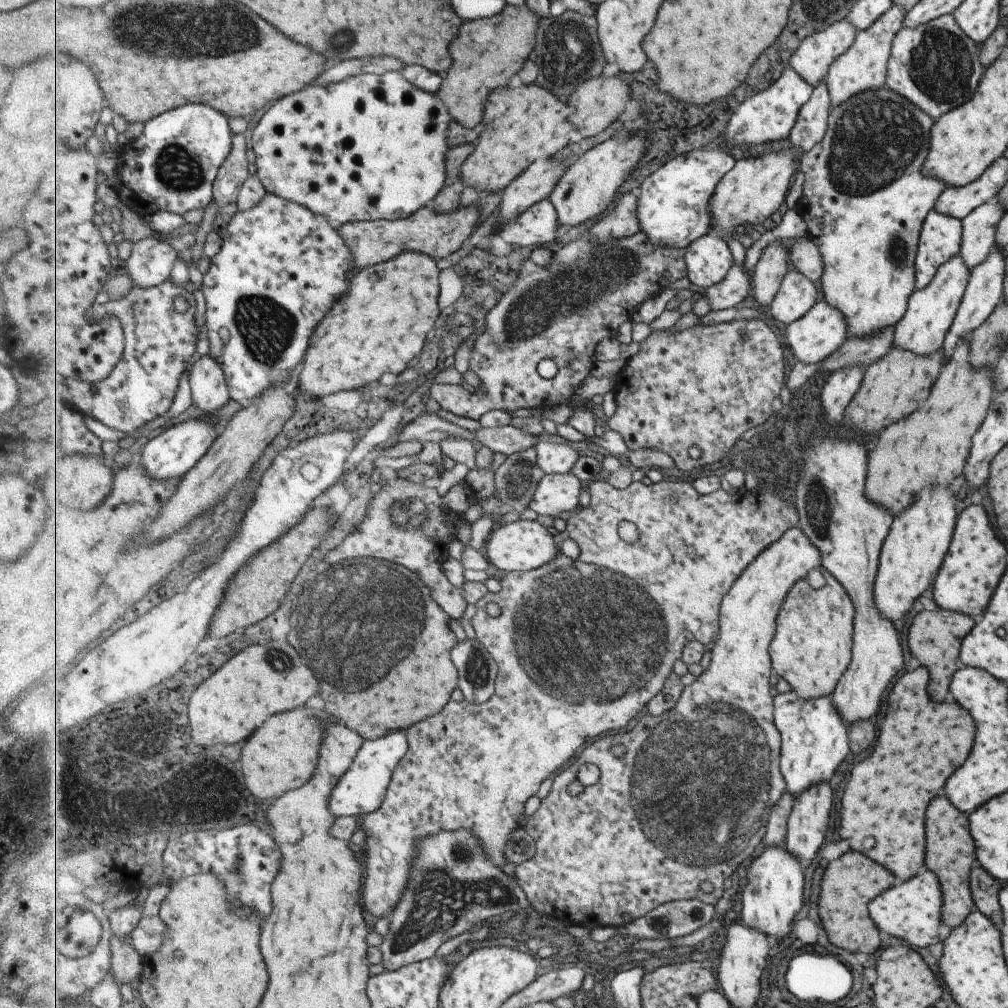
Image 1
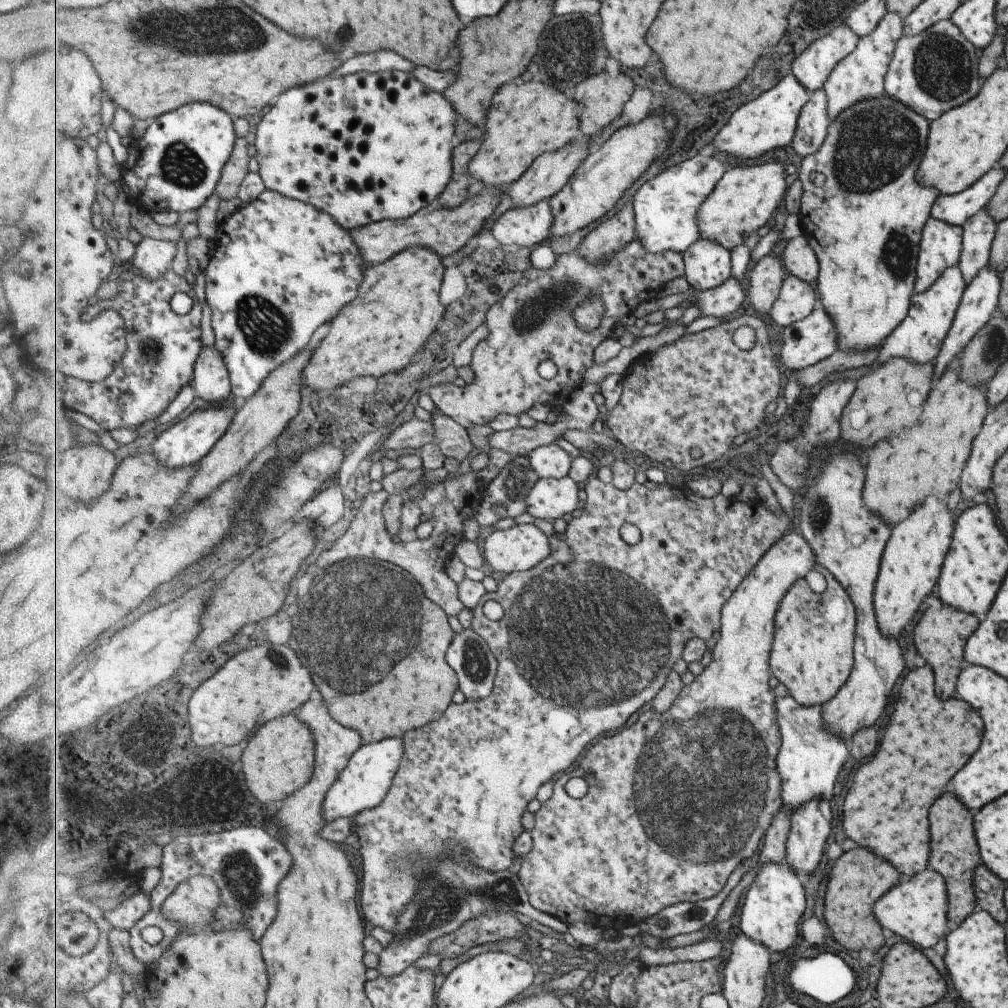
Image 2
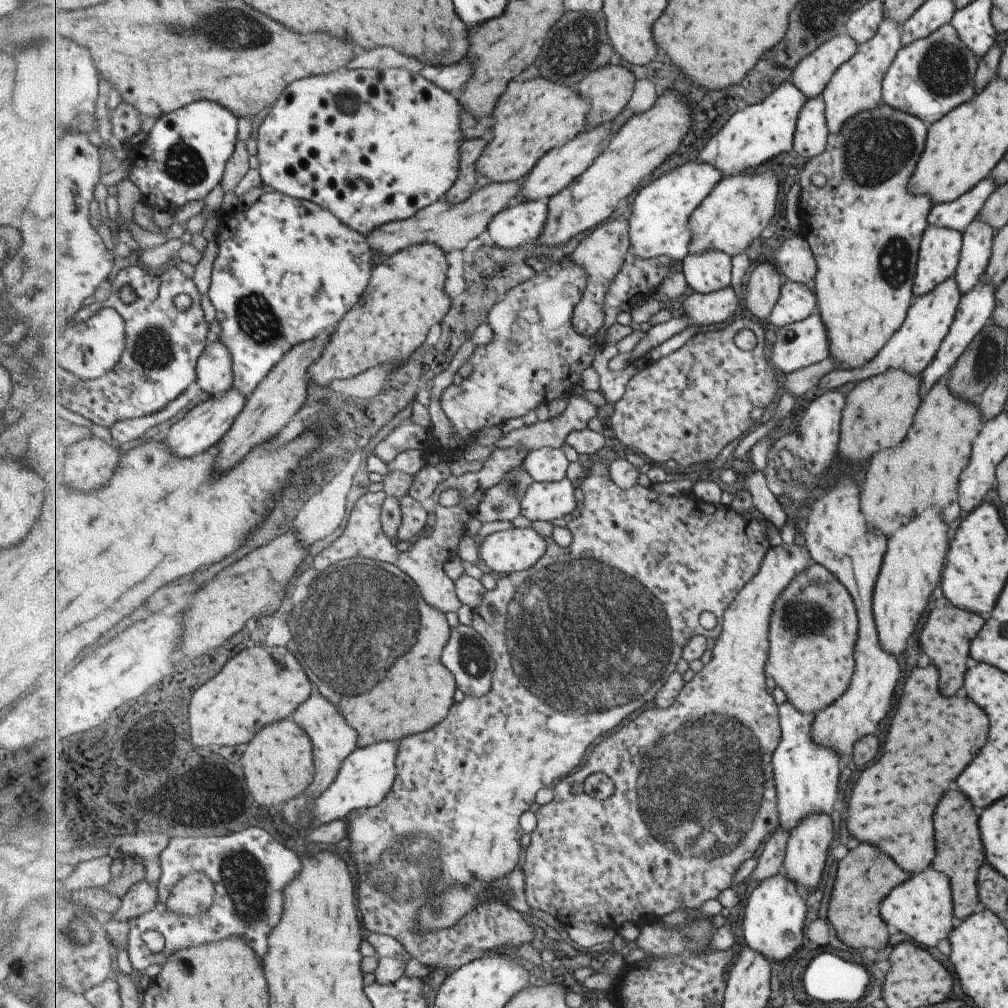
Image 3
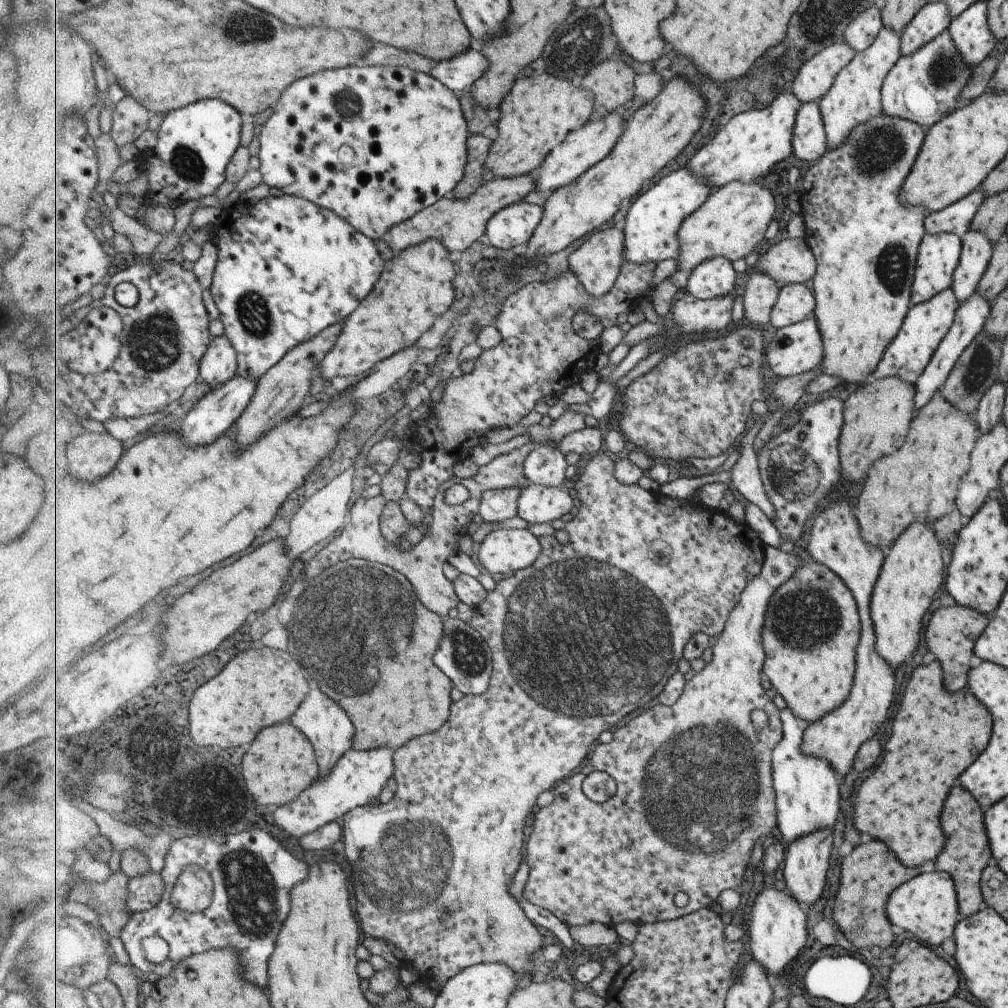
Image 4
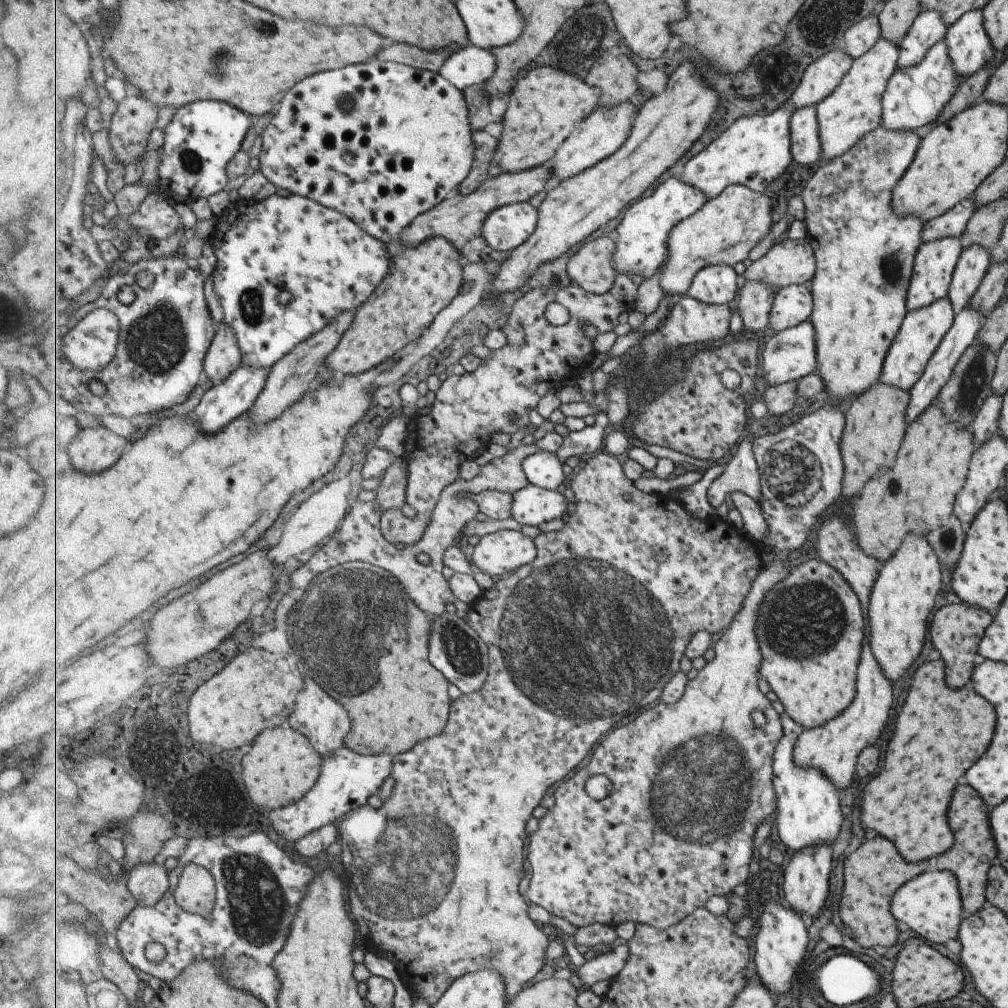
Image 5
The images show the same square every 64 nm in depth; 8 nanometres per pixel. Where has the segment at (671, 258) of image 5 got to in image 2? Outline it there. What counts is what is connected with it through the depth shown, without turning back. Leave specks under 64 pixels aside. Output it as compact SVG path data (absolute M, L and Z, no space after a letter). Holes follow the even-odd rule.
M771 160L754 166L737 166L725 174L717 184L716 191L704 202L700 210L701 239L713 240L723 244L729 250L743 246L743 238L749 233L756 233L773 216L785 208L787 182L785 166Z

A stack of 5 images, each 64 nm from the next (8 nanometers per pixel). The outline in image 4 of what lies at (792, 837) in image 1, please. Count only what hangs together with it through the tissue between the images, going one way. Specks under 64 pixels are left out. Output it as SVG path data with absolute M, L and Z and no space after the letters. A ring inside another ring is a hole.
M831 830L815 831L796 840L796 843L791 843L787 849L786 862L782 870L786 888L801 904L813 906L823 894L823 886L825 886L825 872L829 868L827 862L829 862L829 850L831 850Z

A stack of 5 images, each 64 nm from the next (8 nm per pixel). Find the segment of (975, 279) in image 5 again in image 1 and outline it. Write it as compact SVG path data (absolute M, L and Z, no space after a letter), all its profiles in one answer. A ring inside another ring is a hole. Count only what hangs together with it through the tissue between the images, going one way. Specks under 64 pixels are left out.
M990 200L973 208L965 218L961 218L962 236L958 254L965 260L969 271L981 264L994 246L997 224L1003 213L1001 204Z

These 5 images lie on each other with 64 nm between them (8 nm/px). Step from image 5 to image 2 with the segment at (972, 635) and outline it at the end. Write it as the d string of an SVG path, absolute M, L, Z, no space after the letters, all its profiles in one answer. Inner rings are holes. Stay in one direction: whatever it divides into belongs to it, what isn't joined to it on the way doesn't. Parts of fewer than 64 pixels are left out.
M942 605L939 610L927 608L913 627L914 648L924 659L925 665L931 668L933 682L935 682L935 694L941 700L947 700L953 696L955 680L957 680L957 674L961 671L961 662L963 662L965 640L973 634L973 630L978 625L979 621L975 616Z

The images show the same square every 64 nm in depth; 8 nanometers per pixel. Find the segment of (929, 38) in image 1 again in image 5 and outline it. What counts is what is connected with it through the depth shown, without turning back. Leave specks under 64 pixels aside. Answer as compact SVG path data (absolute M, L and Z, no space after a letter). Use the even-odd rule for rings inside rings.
M941 38L925 50L925 56L921 56L917 64L909 68L896 68L889 76L880 99L881 126L889 130L913 131L931 126L960 85L957 81L959 78L961 76L953 70L949 62L945 38Z

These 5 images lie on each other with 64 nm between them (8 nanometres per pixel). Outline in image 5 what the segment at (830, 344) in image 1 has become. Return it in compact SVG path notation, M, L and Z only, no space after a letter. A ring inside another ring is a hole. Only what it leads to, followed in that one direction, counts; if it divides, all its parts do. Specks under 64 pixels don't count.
M813 322L787 328L784 332L776 332L765 345L762 361L762 379L764 388L786 384L793 380L804 379L816 370L817 341Z

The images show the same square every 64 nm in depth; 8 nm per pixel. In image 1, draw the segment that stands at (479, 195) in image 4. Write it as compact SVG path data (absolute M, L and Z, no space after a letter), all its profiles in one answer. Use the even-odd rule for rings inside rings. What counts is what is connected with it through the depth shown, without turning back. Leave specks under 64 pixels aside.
M477 204L461 207L451 214L435 212L430 205L421 208L407 219L353 222L337 230L339 236L345 240L345 246L353 252L353 268L361 270L396 259L405 252L421 252L435 260L451 257L451 254L456 254L463 246L465 238L469 238L477 230L479 218L481 218L481 210Z

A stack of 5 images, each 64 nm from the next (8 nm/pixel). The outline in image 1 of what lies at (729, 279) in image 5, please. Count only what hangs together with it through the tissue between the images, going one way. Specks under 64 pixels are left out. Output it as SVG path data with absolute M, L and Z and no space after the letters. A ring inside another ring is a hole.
M715 232L695 240L686 250L688 279L697 287L709 290L733 269L731 248Z

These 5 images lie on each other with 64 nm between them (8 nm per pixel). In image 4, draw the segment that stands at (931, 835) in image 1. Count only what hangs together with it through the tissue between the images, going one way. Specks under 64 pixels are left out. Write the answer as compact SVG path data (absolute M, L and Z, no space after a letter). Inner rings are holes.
M961 786L951 788L949 796L945 798L943 810L941 810L940 825L944 832L946 843L941 852L934 858L935 870L947 872L952 878L956 892L958 913L964 917L971 916L979 910L982 901L980 888L980 876L982 870L991 862L992 854L989 841L984 829L983 811L975 802L969 792L965 792Z

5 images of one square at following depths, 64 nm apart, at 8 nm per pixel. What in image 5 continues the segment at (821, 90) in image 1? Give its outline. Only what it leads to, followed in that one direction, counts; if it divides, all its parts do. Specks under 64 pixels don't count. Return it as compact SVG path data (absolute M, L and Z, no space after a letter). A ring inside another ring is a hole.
M814 106L799 108L792 118L792 156L797 164L809 166L821 158L819 126Z

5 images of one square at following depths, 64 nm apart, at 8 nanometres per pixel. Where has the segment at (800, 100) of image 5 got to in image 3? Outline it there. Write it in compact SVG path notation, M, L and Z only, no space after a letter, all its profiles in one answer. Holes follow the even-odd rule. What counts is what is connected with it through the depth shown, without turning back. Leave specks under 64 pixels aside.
M849 34L837 35L823 42L813 54L801 60L793 70L791 81L808 97L821 95L841 64L856 53L856 41Z

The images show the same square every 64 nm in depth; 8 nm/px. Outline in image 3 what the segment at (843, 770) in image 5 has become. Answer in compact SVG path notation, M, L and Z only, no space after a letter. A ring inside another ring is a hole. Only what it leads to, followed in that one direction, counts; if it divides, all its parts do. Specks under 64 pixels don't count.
M839 478L833 488L828 488L825 494L813 499L811 506L808 506L807 524L802 538L812 553L812 563L827 569L848 590L852 600L857 600L857 612L861 612L861 640L856 640L857 672L852 672L853 684L848 685L849 692L845 692L837 704L829 704L829 708L814 715L813 740L825 748L841 752L842 758L851 754L855 740L865 734L873 734L881 718L885 718L900 672L898 658L881 648L875 618L872 616L872 596L881 556L885 552L885 538L873 536L867 530L859 514L855 492L855 482L851 478Z

